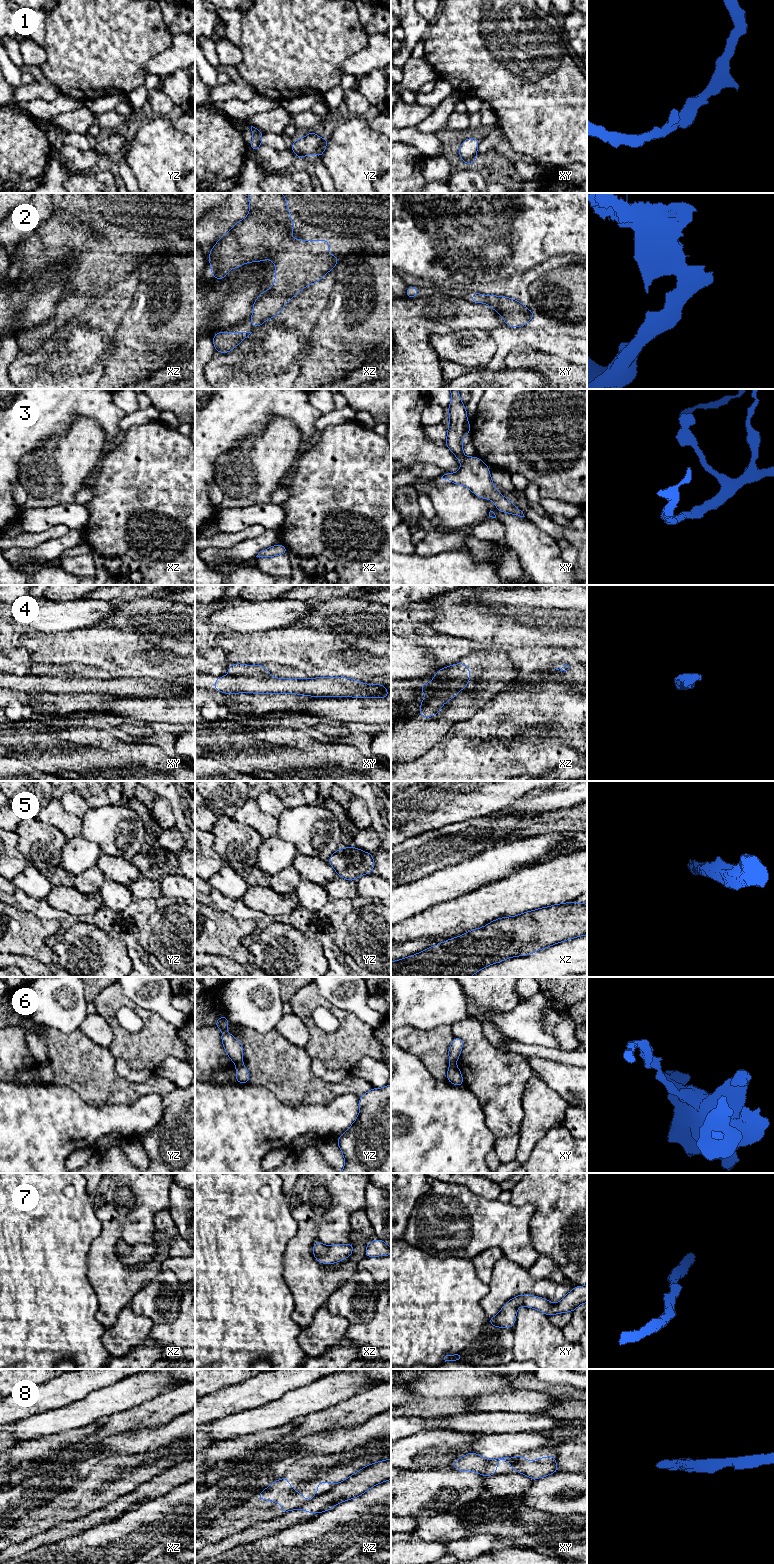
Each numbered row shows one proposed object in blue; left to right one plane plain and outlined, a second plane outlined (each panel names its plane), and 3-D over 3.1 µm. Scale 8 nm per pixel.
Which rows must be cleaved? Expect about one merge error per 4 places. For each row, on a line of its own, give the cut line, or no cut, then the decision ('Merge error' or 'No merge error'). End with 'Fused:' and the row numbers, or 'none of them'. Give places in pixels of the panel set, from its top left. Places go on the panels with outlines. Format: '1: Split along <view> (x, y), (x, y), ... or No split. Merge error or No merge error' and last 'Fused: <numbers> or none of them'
1: No split. No merge error
2: No split. No merge error
3: No split. No merge error
4: Split along xy (231, 674), (247, 677), (269, 677). Merge error
5: No split. No merge error
6: Split along yz (241, 1063), (237, 1065). Merge error
7: No split. No merge error
8: Split along xz (334, 1485), (312, 1499). Merge error
Fused: 4, 6, 8

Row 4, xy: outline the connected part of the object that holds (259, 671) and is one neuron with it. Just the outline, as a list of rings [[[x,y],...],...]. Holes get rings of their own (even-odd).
[[[241,663],[231,664],[228,667],[228,673],[232,676],[242,677],[257,677],[257,678],[269,678],[270,672],[264,667],[264,665],[243,665]]]

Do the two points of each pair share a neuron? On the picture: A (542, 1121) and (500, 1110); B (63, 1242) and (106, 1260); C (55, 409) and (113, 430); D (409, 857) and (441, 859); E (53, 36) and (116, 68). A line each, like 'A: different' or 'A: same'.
A: different
B: different
C: same
D: same
E: same

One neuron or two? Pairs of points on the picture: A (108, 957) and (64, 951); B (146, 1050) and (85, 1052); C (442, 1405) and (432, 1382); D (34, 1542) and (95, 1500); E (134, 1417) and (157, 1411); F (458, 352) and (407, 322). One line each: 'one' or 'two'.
A: one
B: two
C: two
D: two
E: one
F: two

